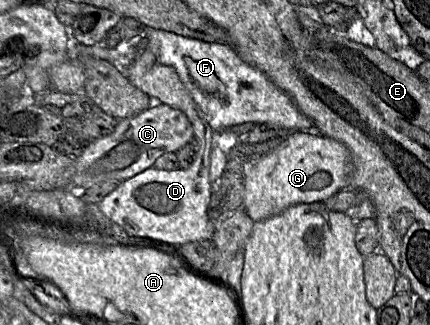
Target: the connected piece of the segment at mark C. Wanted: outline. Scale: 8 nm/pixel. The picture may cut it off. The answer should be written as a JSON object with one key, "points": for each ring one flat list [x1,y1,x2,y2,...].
{"points":[[163,103,149,107,132,117,118,120,111,134,90,141,75,158,76,173,71,187,57,189,85,190,108,180,124,181,153,167,157,158,167,152,176,152,193,136,193,127,181,110]]}

